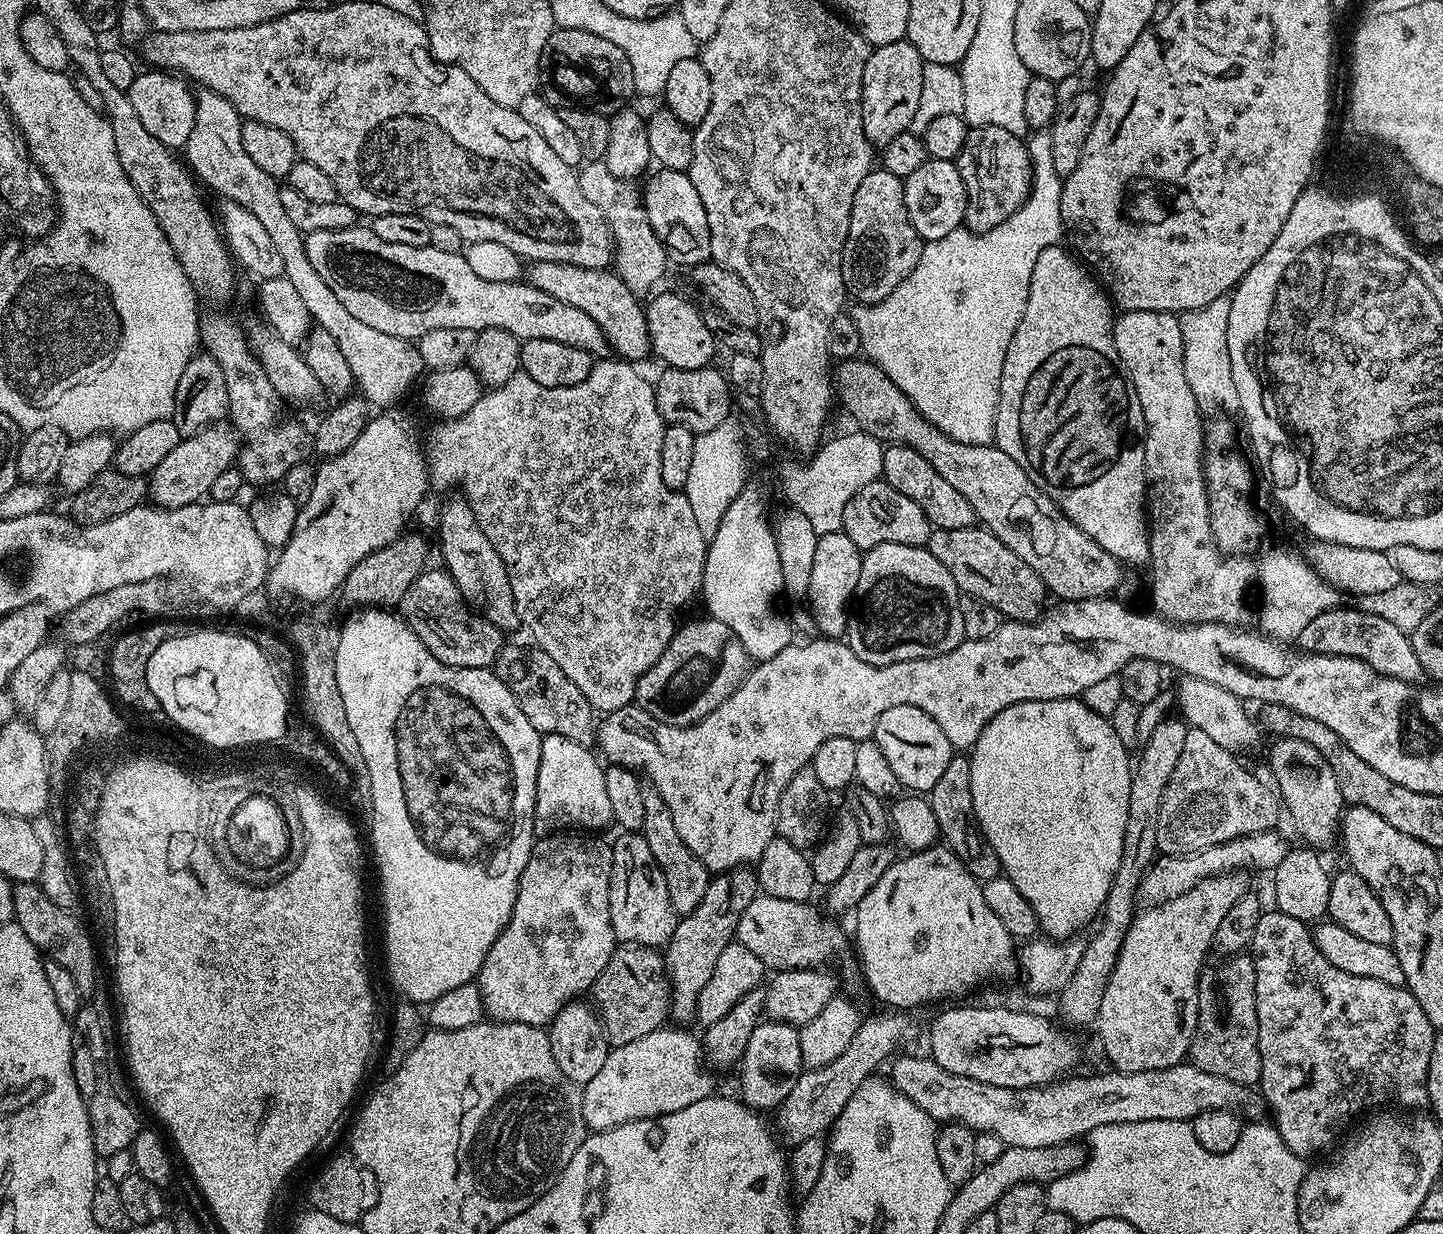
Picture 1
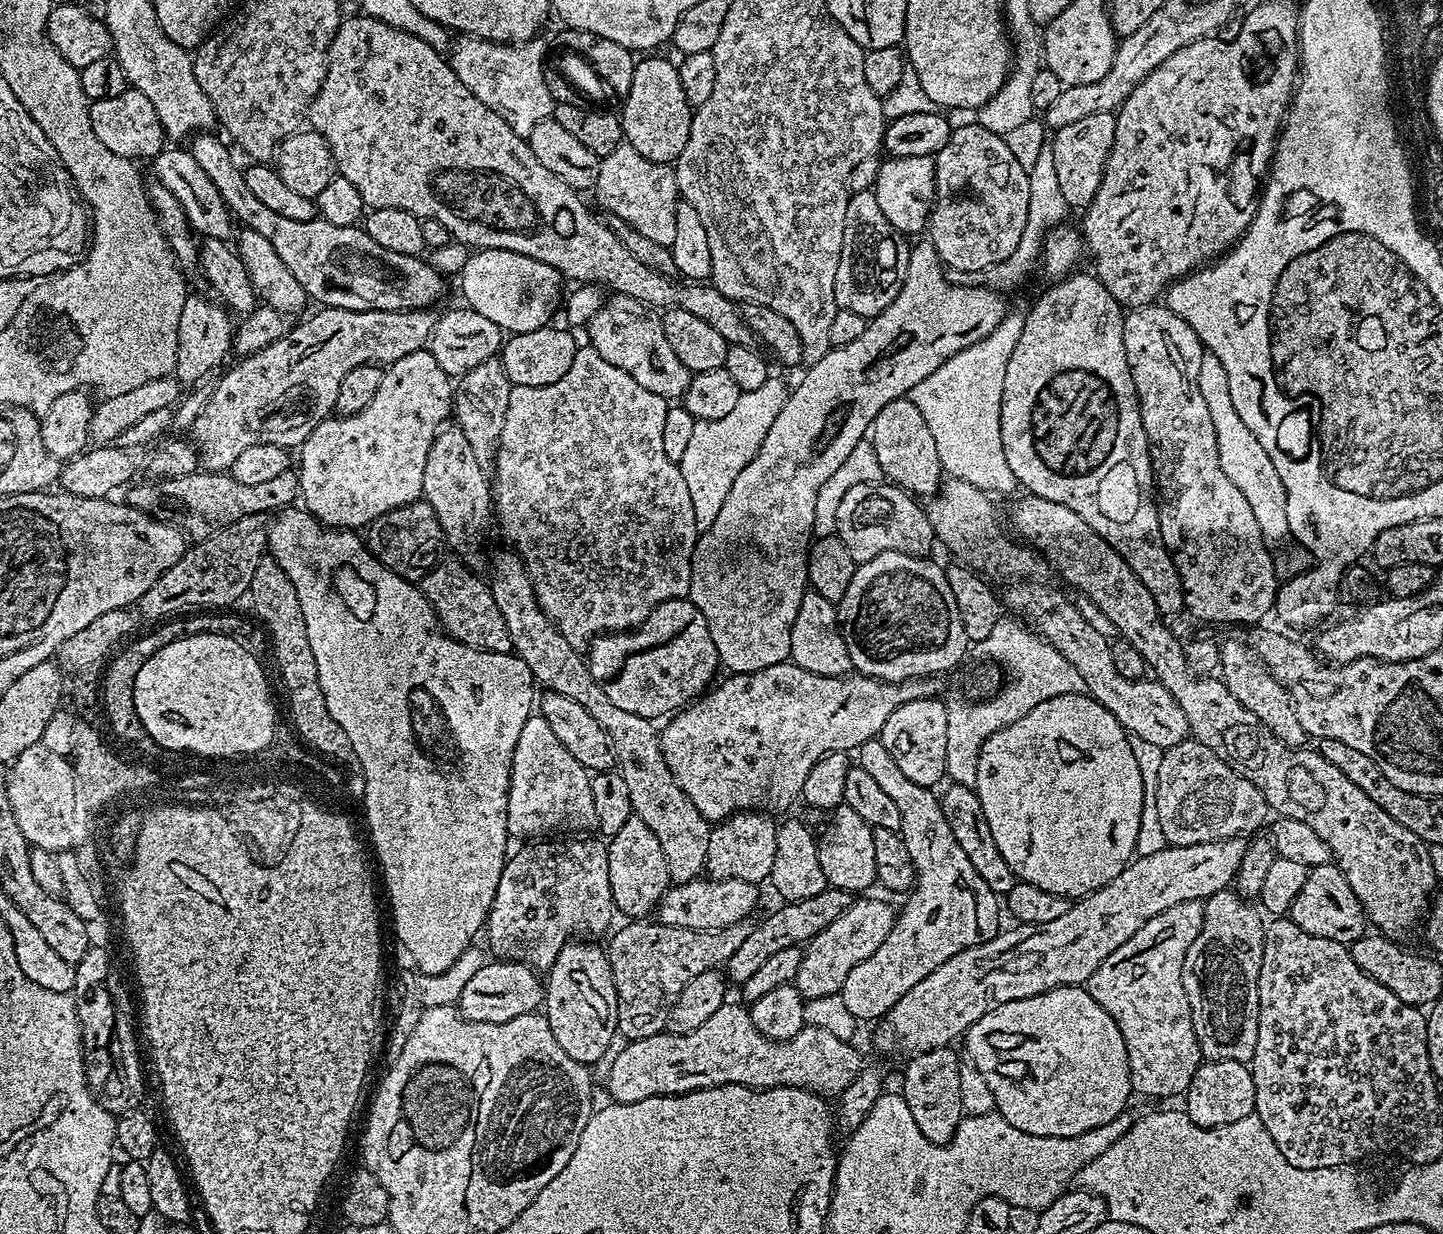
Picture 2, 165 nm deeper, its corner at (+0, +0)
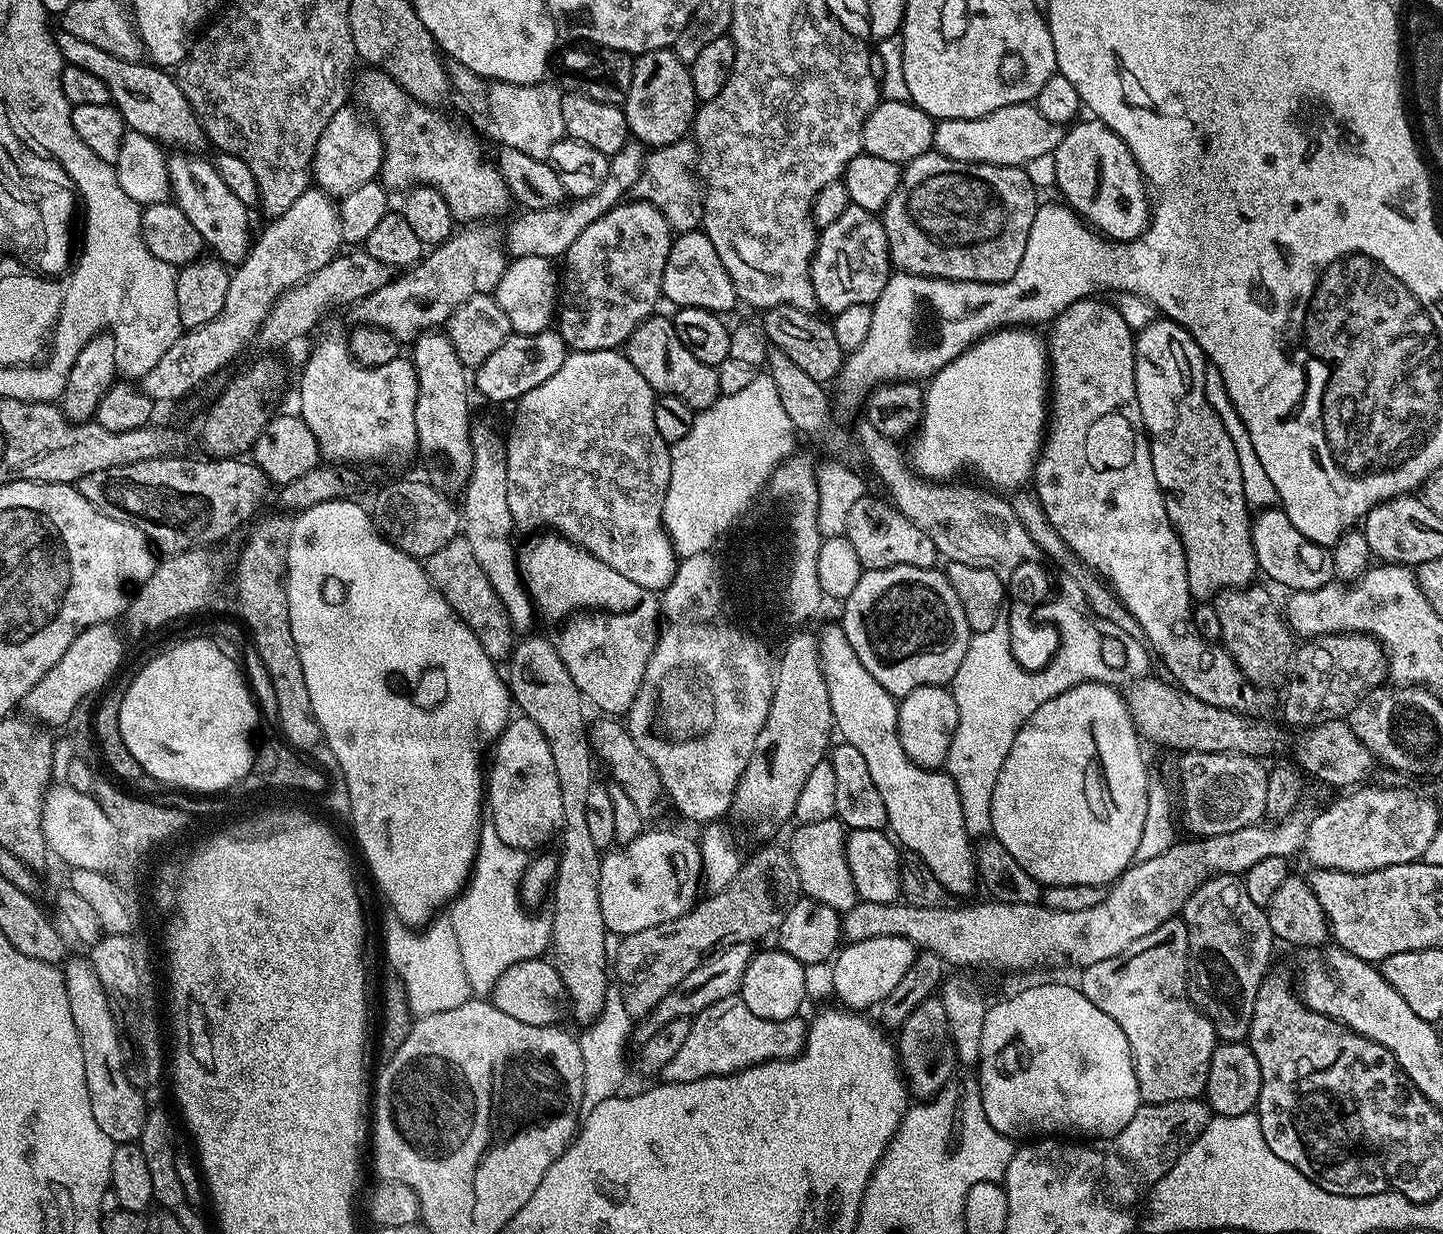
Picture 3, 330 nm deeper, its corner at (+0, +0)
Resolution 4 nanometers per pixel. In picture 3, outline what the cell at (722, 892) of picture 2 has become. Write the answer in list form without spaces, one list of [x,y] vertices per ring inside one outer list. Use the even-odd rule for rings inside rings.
[[[645,830],[633,840],[603,853],[598,874],[602,922],[609,933],[621,938],[638,930],[650,930],[650,926],[691,912],[699,888],[702,888],[702,873],[697,841],[676,832]]]

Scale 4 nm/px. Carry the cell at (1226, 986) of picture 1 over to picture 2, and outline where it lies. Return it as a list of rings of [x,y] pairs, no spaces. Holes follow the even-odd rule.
[[[1231,887],[1218,890],[1218,894],[1208,897],[1203,901],[1202,930],[1198,930],[1198,938],[1190,942],[1190,950],[1186,950],[1182,986],[1190,1002],[1194,1034],[1204,1060],[1248,1064],[1258,1042],[1258,974],[1262,970],[1265,921],[1260,920],[1261,913],[1248,904],[1251,903]]]

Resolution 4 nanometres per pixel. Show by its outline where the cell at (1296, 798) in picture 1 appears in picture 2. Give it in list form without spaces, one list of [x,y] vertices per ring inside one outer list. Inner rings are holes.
[[[1220,644],[1220,671],[1219,675],[1224,681],[1224,685],[1258,718],[1266,730],[1274,734],[1287,748],[1303,748],[1306,744],[1306,737],[1302,730],[1302,722],[1298,722],[1298,714],[1294,714],[1294,706],[1290,694],[1284,687],[1275,680],[1268,669],[1260,663],[1259,659],[1251,651],[1248,652],[1240,644]],[[1249,652],[1249,653],[1248,653]]]

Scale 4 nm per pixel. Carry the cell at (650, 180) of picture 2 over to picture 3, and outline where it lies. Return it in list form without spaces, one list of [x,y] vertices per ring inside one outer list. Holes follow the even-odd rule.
[[[685,138],[647,157],[642,174],[634,189],[635,199],[652,204],[666,218],[673,233],[695,232],[704,223],[704,194],[701,181],[692,171],[698,168],[698,149],[695,139]]]

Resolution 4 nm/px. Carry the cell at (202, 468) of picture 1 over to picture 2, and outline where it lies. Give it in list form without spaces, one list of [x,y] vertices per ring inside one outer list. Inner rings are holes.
[[[321,307],[309,320],[297,328],[289,327],[282,338],[270,346],[237,359],[236,365],[219,377],[216,389],[207,393],[204,409],[194,418],[190,440],[200,456],[200,468],[205,472],[227,473],[234,461],[249,446],[282,446],[289,450],[299,449],[314,434],[314,426],[335,413],[338,402],[338,386],[342,378],[354,370],[354,366],[378,364],[387,366],[406,358],[406,354],[421,351],[429,343],[438,319],[435,311],[426,308],[414,310],[342,310]]]

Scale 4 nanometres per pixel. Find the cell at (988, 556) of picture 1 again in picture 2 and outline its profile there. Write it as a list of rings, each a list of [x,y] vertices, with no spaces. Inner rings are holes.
[[[1016,582],[1006,596],[1006,608],[1013,617],[1024,621],[1037,636],[1041,636],[1078,674],[1082,674],[1087,695],[1091,696],[1096,704],[1106,706],[1114,718],[1124,727],[1129,737],[1136,737],[1151,745],[1162,749],[1170,746],[1178,746],[1178,742],[1189,739],[1186,714],[1182,714],[1182,706],[1155,678],[1131,680],[1122,678],[1118,670],[1114,670],[1114,658],[1112,657],[1112,644],[1098,630],[1086,622],[1082,614],[1076,609],[1073,601],[1056,588],[1051,588],[1044,582]]]

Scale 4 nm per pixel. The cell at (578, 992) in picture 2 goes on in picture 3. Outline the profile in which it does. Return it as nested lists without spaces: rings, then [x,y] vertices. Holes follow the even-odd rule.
[[[525,635],[521,639],[525,640],[513,647],[508,672],[506,668],[506,683],[515,707],[517,704],[524,711],[521,712],[523,719],[534,722],[534,726],[542,730],[550,746],[550,758],[554,758],[554,774],[558,774],[564,825],[558,833],[561,856],[556,860],[554,883],[550,888],[552,910],[556,914],[550,920],[551,947],[554,952],[556,948],[554,963],[568,991],[571,1019],[576,1019],[580,1026],[587,1026],[598,1018],[610,987],[608,968],[604,965],[606,929],[598,906],[602,852],[594,846],[590,829],[586,827],[586,794],[594,783],[594,750],[590,745],[589,725],[584,725],[586,704],[578,686],[574,686],[574,678],[570,678],[570,670],[566,670],[566,662],[549,637],[547,640],[544,636],[532,635]]]

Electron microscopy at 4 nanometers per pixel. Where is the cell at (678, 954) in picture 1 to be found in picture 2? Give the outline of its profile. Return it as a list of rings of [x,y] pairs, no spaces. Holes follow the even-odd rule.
[[[760,810],[735,812],[726,820],[721,820],[712,828],[710,847],[706,849],[706,872],[713,880],[729,880],[738,878],[742,882],[759,885],[760,880],[767,881],[774,870],[774,850],[778,846],[776,837],[777,821],[771,815]]]

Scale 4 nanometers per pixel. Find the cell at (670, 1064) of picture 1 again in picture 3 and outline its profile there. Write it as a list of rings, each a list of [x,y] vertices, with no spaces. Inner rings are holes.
[[[739,995],[722,998],[722,1002],[714,1002],[714,1006],[691,1017],[690,1034],[686,1034],[686,1042],[682,1042],[674,1058],[666,1062],[663,1079],[670,1084],[694,1082],[698,1078],[740,1072],[767,1060],[791,1060],[804,1047],[806,1024],[800,1019],[799,1015],[788,1020],[758,1018],[758,1014],[754,1014],[754,1010],[750,1010]]]

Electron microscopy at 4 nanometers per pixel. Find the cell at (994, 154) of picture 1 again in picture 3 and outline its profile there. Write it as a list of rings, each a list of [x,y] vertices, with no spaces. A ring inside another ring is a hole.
[[[935,150],[923,152],[918,158],[908,161],[903,165],[900,181],[894,194],[886,202],[882,210],[882,223],[884,234],[888,243],[888,258],[893,269],[909,272],[912,276],[926,276],[933,280],[961,280],[964,283],[974,284],[1005,284],[1014,278],[1014,270],[1018,270],[1018,262],[1022,262],[1022,253],[1026,250],[1026,238],[1030,238],[1030,226],[1034,226],[1034,218],[1038,201],[1032,184],[1023,167],[1010,168],[1008,166],[994,166],[993,164],[970,164],[961,167],[956,172],[948,172],[950,161]]]

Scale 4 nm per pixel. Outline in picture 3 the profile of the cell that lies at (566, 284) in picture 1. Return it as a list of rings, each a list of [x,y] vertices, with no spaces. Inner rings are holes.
[[[660,315],[649,316],[633,330],[627,344],[623,345],[624,355],[636,367],[638,374],[650,382],[653,392],[682,398],[682,402],[694,410],[711,407],[721,397],[715,367],[706,362],[698,362],[698,358],[694,358],[694,354],[690,354],[690,350],[686,350],[680,340],[674,339],[671,319],[667,315]]]

